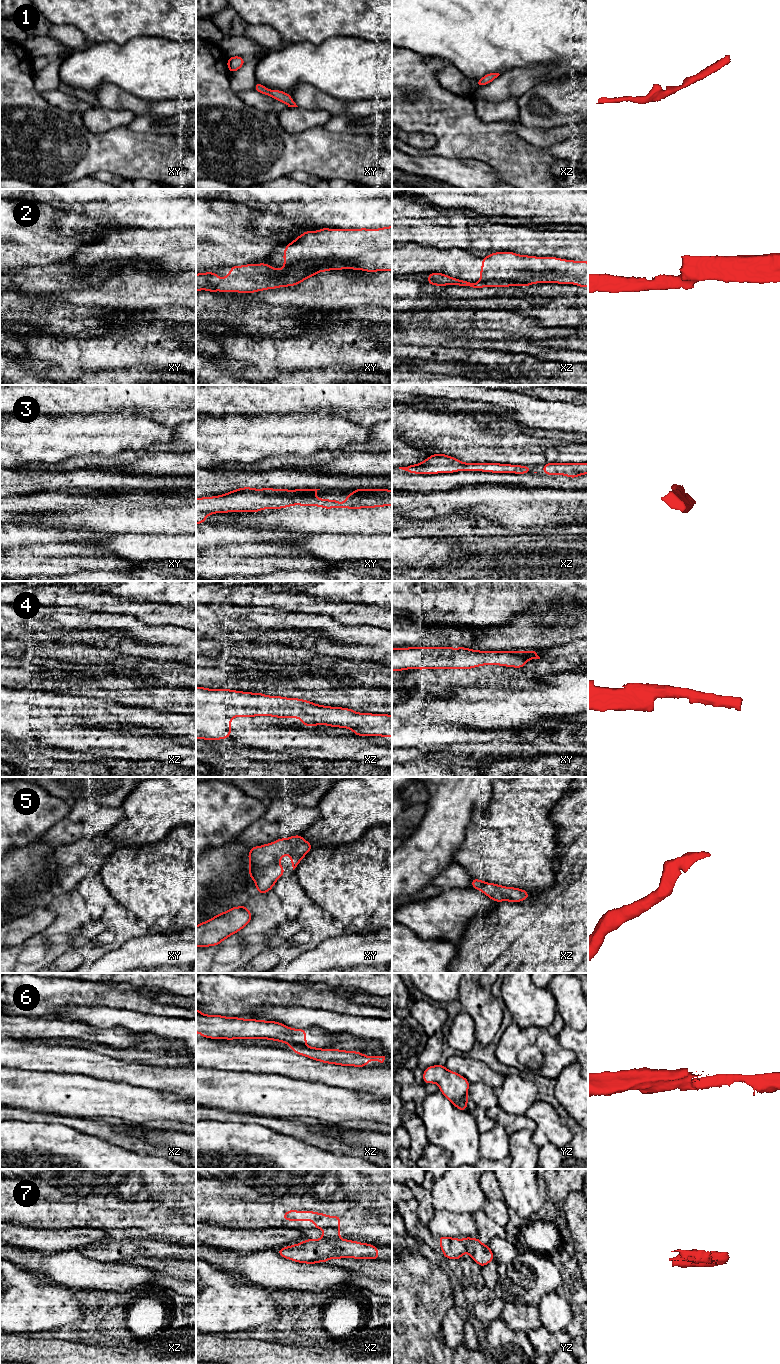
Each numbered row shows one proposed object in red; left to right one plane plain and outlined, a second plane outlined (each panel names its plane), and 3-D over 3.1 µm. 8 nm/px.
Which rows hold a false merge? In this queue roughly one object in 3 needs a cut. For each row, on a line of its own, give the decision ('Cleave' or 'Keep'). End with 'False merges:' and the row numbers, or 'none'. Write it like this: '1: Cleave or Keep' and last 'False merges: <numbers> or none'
1: Keep
2: Cleave
3: Keep
4: Keep
5: Keep
6: Cleave
7: Cleave
False merges: 2, 6, 7

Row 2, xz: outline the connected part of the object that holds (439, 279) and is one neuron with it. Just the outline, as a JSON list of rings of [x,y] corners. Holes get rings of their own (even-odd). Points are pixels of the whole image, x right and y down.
[[[429,273],[428,274],[428,284],[436,285],[443,287],[445,285],[457,285],[457,286],[470,286],[473,288],[483,288],[483,287],[508,287],[508,286],[515,286],[515,283],[509,283],[505,281],[495,281],[491,280],[488,282],[476,282],[470,283],[461,279],[455,279],[443,273]]]

